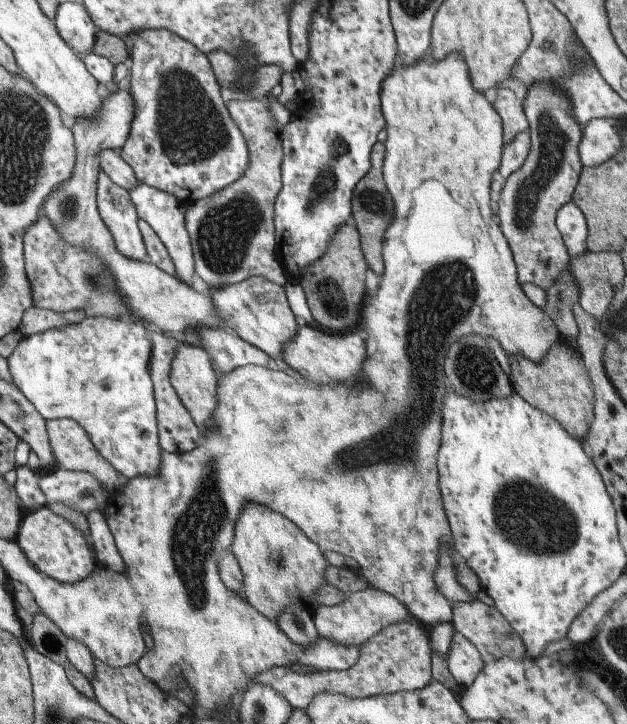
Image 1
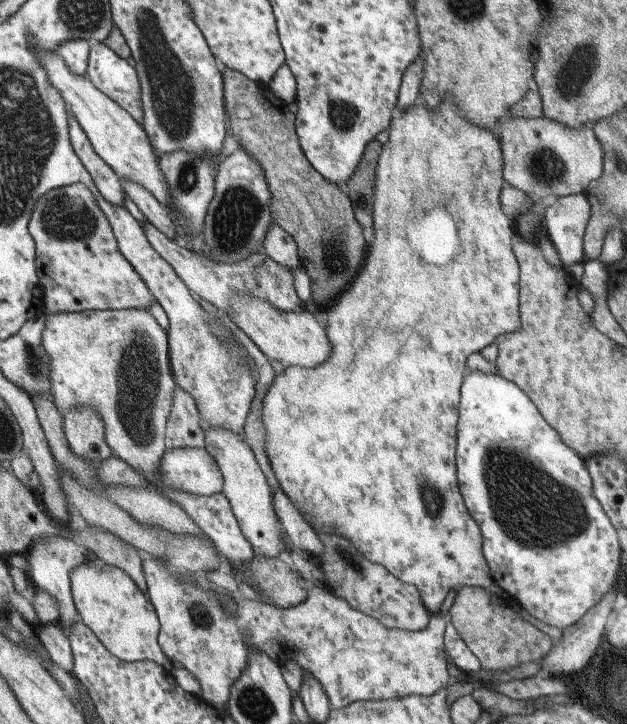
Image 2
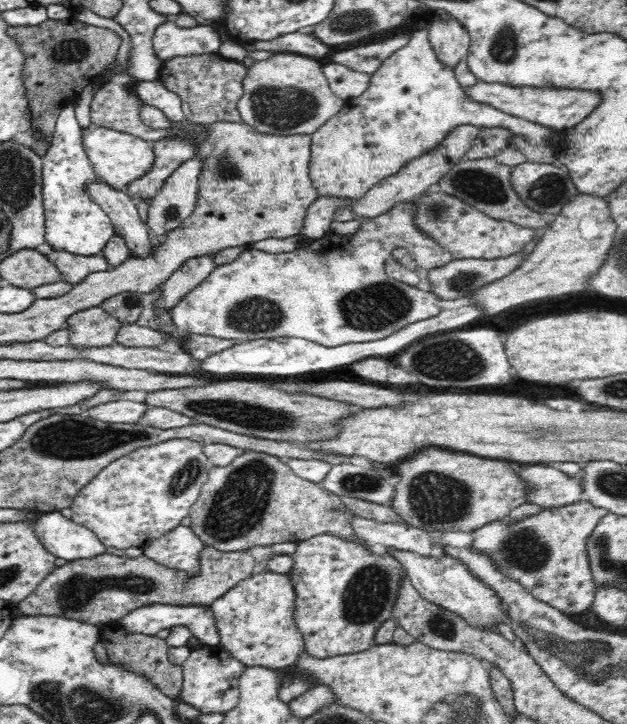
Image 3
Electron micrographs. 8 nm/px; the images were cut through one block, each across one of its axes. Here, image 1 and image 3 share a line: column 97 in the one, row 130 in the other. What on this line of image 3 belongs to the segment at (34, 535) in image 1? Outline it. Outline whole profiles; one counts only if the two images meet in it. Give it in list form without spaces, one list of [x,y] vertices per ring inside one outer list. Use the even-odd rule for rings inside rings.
[[[482,81],[465,86],[463,90],[466,97],[470,97],[470,100],[476,103],[488,104],[512,116],[554,127],[563,132],[589,115],[590,111],[602,100],[598,93],[590,91],[574,91],[569,88],[520,88]]]

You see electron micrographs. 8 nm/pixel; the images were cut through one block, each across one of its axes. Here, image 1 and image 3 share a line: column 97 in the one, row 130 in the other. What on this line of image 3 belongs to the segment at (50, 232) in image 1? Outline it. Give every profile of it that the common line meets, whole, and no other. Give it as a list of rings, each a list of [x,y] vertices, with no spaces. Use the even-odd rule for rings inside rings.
[[[275,53],[271,59],[260,60],[248,68],[248,76],[244,80],[244,90],[244,97],[238,104],[240,118],[257,131],[273,135],[311,135],[326,124],[332,116],[338,114],[346,104],[346,100],[336,97],[330,89],[322,64],[314,57],[296,53]]]

